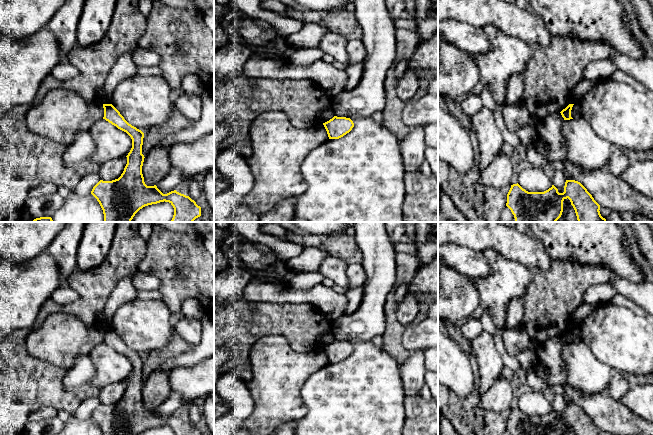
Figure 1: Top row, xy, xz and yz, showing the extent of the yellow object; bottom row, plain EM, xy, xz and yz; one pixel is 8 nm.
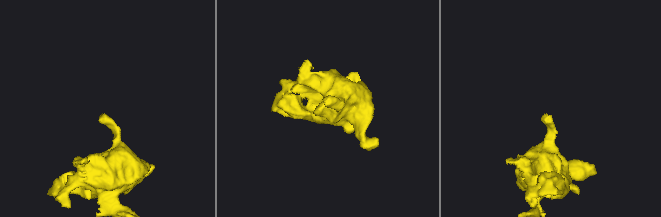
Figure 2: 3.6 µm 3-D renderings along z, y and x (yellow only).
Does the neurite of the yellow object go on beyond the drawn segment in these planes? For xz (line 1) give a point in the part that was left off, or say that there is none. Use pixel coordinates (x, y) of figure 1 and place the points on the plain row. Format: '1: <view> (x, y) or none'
1: none

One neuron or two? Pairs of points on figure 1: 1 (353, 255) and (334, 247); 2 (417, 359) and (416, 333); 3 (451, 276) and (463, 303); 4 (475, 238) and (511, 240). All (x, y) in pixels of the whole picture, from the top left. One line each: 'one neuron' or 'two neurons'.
1: one neuron
2: two neurons
3: one neuron
4: one neuron

